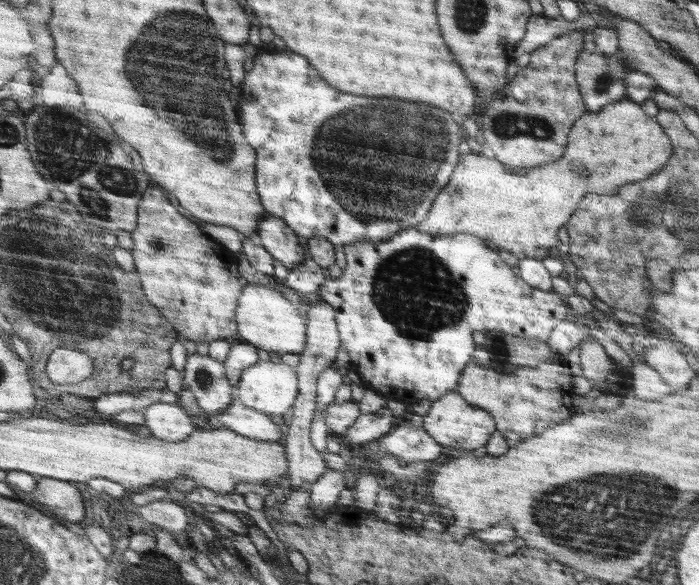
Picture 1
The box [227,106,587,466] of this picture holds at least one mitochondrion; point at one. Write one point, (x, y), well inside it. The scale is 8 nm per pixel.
(418, 295)

